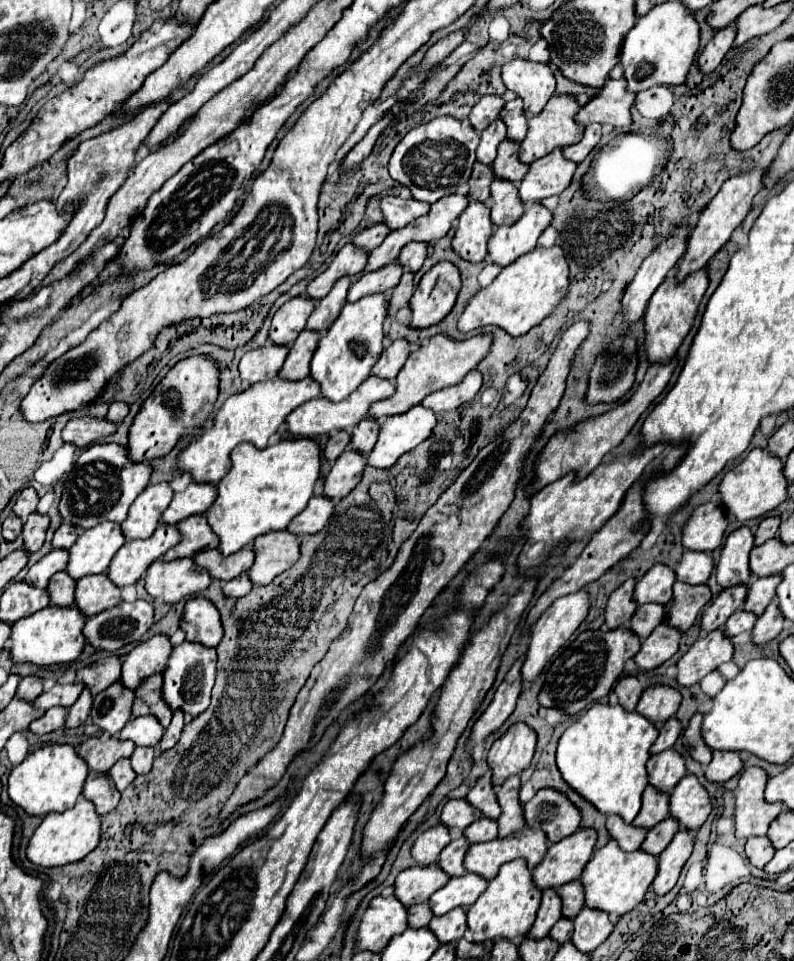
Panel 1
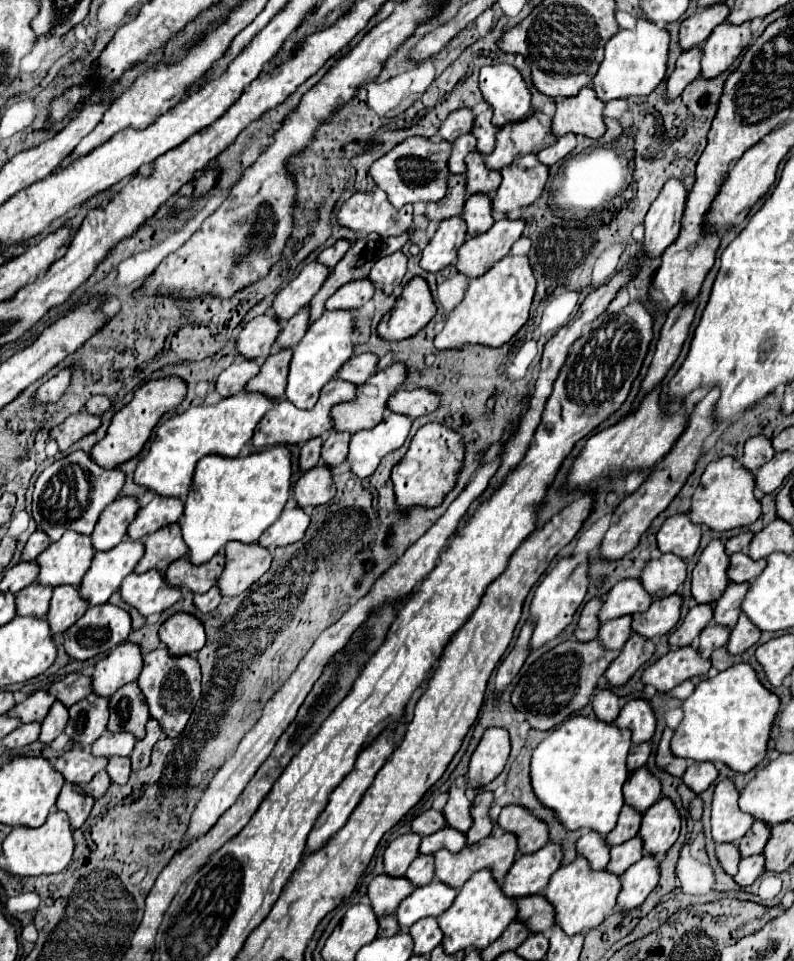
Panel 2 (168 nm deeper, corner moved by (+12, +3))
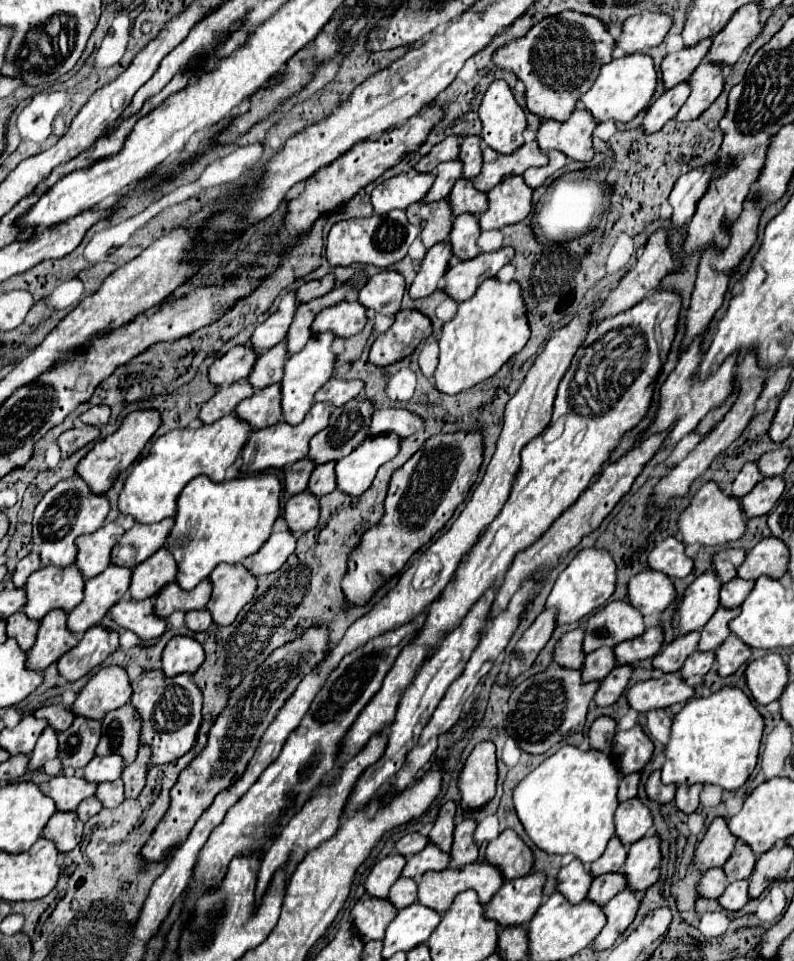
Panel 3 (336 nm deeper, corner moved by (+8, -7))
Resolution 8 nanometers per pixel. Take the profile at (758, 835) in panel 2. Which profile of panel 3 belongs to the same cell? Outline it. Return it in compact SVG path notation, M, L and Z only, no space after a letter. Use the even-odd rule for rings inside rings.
M737 844L735 846L735 852L733 856L725 862L723 870L727 874L727 880L729 882L735 882L735 880L743 880L743 878L749 878L753 874L753 868L757 864L757 854L749 852L749 848L745 848L745 844Z

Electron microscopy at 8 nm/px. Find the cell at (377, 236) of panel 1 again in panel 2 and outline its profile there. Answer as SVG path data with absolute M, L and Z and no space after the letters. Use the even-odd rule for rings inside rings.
M339 240L337 244L333 244L333 246L329 246L329 248L325 248L319 256L317 256L317 262L319 264L323 264L323 266L327 266L327 268L333 268L341 258L343 258L343 254L349 250L349 242L347 240Z

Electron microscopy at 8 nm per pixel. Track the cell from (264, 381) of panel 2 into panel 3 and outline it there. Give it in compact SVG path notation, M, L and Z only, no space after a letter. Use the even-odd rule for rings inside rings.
M279 384L257 390L251 398L245 398L237 408L237 416L247 420L253 430L281 422L281 390Z

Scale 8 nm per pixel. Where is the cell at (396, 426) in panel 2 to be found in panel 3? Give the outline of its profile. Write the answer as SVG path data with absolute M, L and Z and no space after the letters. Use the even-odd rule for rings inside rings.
M369 436L361 446L357 446L349 456L345 456L345 460L337 462L337 486L351 496L361 496L373 484L377 470L385 462L393 460L399 448L399 436Z

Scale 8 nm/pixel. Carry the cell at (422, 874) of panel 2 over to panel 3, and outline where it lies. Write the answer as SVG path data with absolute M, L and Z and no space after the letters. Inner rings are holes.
M399 878L393 884L387 900L397 908L405 908L405 906L413 904L417 900L417 882L409 880L409 878Z

